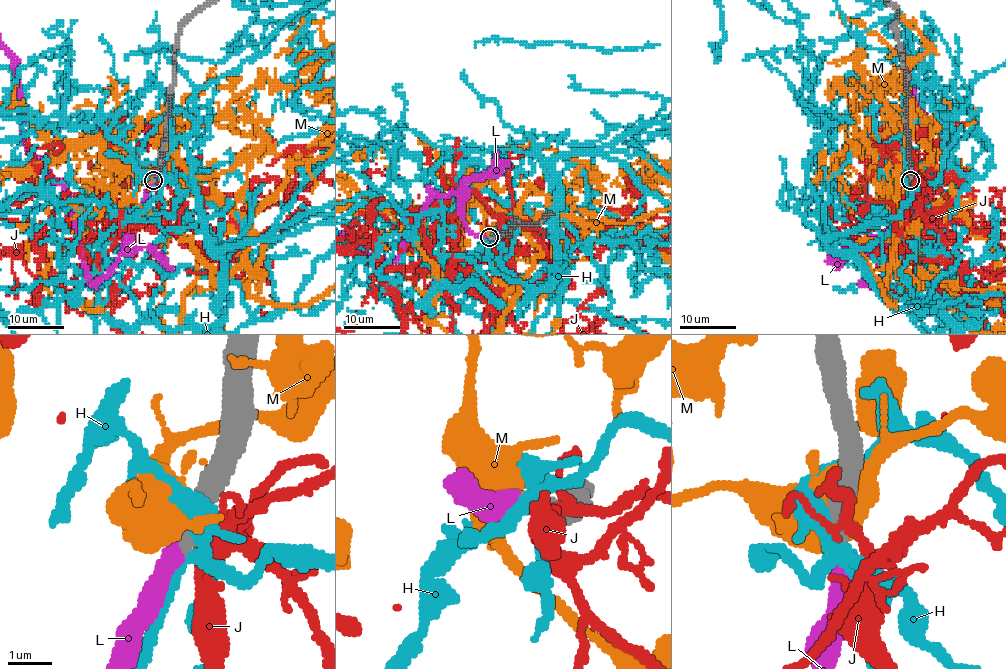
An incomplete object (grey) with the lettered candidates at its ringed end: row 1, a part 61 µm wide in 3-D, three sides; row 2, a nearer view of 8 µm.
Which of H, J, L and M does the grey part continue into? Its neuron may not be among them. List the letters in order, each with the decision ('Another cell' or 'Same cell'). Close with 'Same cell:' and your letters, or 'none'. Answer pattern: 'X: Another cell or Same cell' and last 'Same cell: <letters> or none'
H: Another cell
J: Another cell
L: Same cell
M: Another cell
Same cell: L

